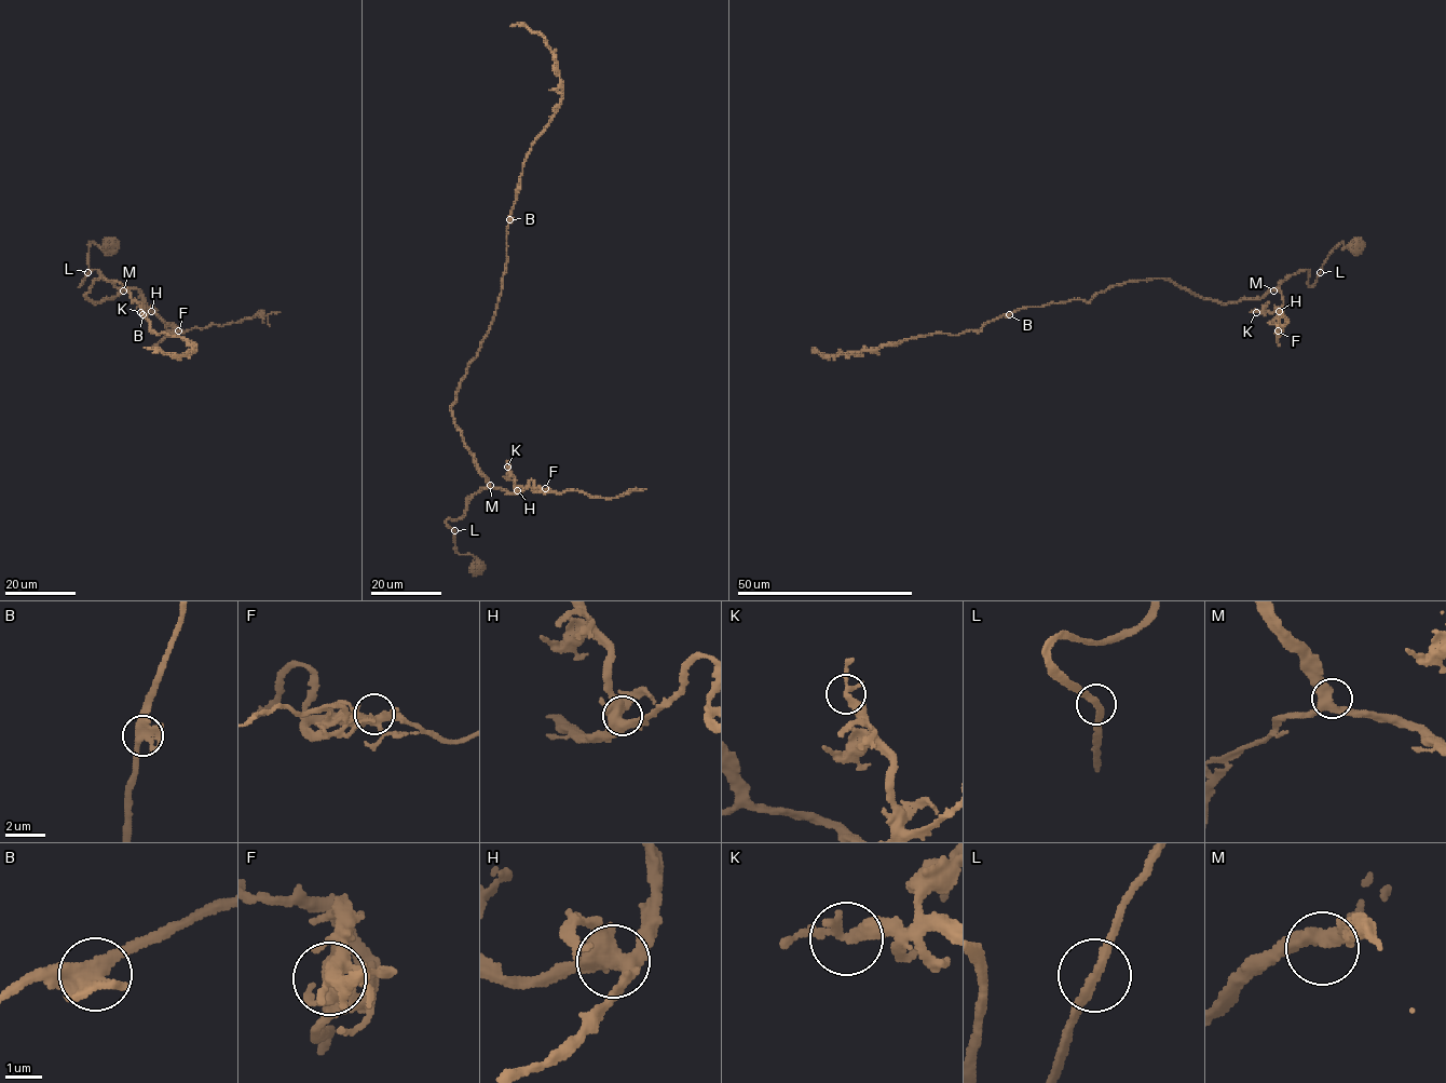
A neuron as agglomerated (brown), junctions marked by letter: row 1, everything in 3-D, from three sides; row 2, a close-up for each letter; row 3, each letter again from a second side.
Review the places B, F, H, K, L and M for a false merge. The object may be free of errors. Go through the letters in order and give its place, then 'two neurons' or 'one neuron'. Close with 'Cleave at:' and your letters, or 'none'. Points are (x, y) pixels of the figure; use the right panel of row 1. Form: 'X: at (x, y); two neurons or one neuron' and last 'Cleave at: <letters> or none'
B: at (1009, 314); one neuron
F: at (1278, 330); one neuron
H: at (1279, 311); one neuron
K: at (1256, 312); one neuron
L: at (1320, 272); one neuron
M: at (1273, 290); one neuron
Cleave at: none

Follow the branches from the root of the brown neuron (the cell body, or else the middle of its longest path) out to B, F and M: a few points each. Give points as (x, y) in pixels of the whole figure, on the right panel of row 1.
B: (1356, 244), (1339, 243), (1311, 286), (1304, 270), (1260, 297), (1219, 302), (1149, 279), (1009, 315)
F: (1356, 244), (1339, 243), (1311, 286), (1307, 270), (1279, 284), (1283, 309), (1269, 322), (1278, 330)
M: (1356, 244), (1342, 247), (1342, 243), (1339, 243), (1311, 286), (1308, 271), (1304, 270), (1282, 281), (1273, 290)

